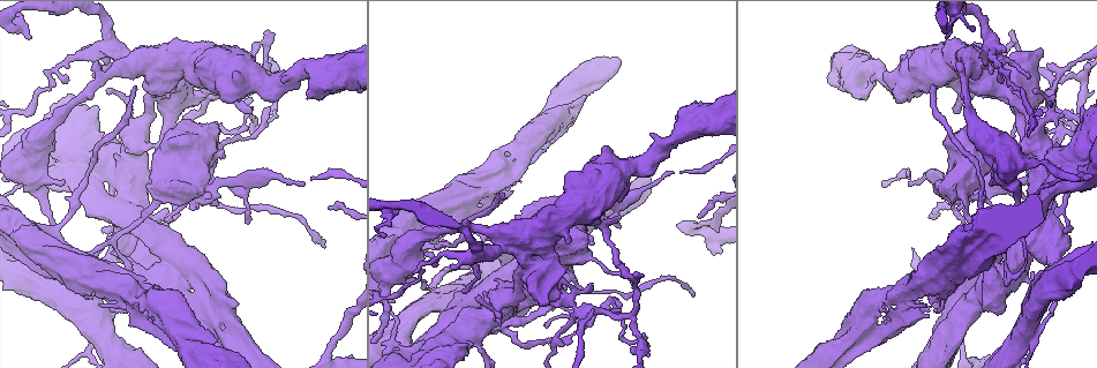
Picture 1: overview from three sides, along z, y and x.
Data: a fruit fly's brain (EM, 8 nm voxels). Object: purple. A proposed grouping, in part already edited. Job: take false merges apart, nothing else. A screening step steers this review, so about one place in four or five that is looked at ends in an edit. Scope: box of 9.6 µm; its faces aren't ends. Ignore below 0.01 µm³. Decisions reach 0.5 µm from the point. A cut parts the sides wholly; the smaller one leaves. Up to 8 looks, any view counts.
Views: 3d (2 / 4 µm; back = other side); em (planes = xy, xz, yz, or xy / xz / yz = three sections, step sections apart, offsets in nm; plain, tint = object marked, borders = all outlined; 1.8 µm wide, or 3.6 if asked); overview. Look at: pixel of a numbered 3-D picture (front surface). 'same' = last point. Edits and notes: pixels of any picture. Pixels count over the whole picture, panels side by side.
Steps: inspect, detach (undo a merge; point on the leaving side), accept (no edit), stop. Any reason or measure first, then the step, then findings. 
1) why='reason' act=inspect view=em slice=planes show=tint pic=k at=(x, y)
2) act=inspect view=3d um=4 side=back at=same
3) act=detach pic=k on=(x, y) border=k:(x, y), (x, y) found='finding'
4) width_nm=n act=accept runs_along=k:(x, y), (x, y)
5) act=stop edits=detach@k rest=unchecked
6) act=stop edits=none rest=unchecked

why='sharp bend' act=inspect view=em um=3.6 slice=planes show=tint pic=1 at=(1042, 162)

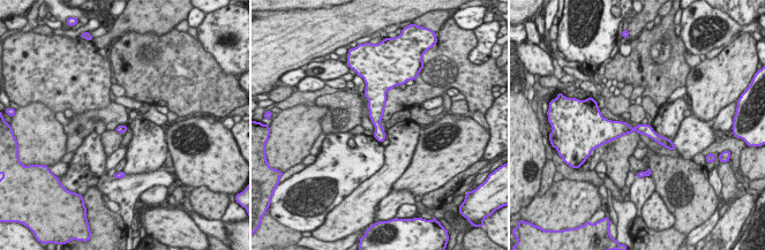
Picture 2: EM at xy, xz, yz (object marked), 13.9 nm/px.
width_nm=120 act=accept runs_along=2:(605, 127), (646, 129), (667, 143) found='continuous, no second cell'

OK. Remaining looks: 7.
why='looks like a crossing' act=inspect view=em slice=xy step=8 show=tint pic=1 at=(1047, 93)

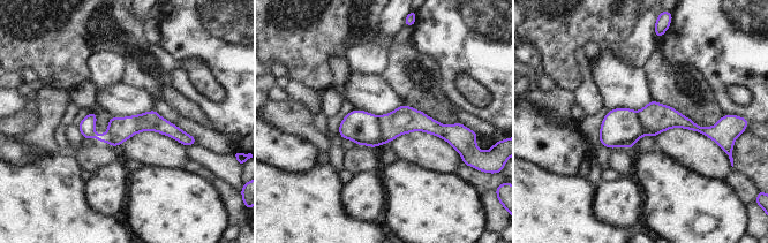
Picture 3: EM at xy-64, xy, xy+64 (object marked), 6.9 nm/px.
act=inspect view=em slice=planes show=tint at=same

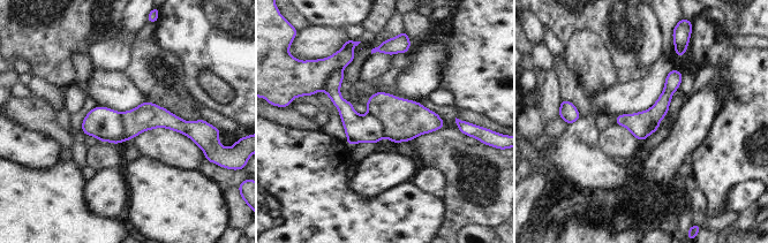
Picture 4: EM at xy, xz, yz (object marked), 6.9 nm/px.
act=detach pic=4 on=(148, 115) found='two cells meet here'

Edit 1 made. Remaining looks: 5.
act=stop edits=detach@4 rest=unchecked

